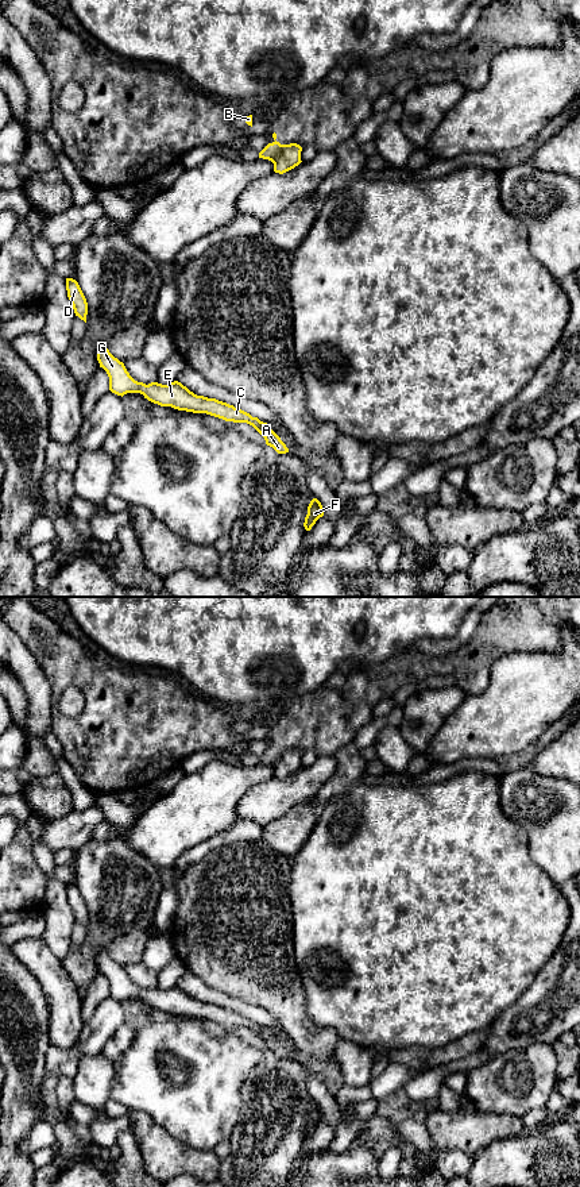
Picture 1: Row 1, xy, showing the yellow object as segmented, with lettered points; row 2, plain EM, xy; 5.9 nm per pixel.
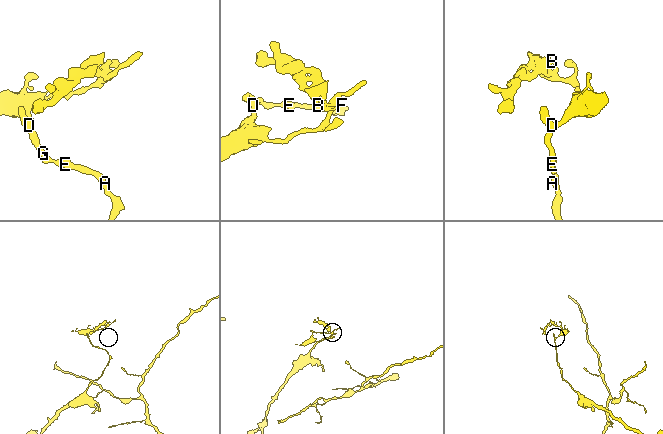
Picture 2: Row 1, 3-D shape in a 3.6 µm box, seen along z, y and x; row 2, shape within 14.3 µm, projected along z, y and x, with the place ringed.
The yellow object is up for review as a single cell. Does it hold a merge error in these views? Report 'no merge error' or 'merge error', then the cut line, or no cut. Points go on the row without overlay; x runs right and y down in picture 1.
merge error; cut in xy along (285, 750), (271, 766)

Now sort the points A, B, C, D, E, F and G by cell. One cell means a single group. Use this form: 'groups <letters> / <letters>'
groups A C D E F G / B

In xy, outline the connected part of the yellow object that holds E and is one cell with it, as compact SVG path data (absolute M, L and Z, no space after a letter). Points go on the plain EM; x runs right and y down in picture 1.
M100 949L97 955L97 966L109 982L109 995L117 1001L127 998L140 998L148 1006L161 1011L171 1011L178 1015L193 1018L206 1018L225 1026L247 1028L252 1030L278 1059L289 1057L281 1043L258 1022L235 1013L216 1003L197 1001L181 987L174 986L167 990L151 987L148 990L135 986L127 976L123 967L115 963L105 949Z

